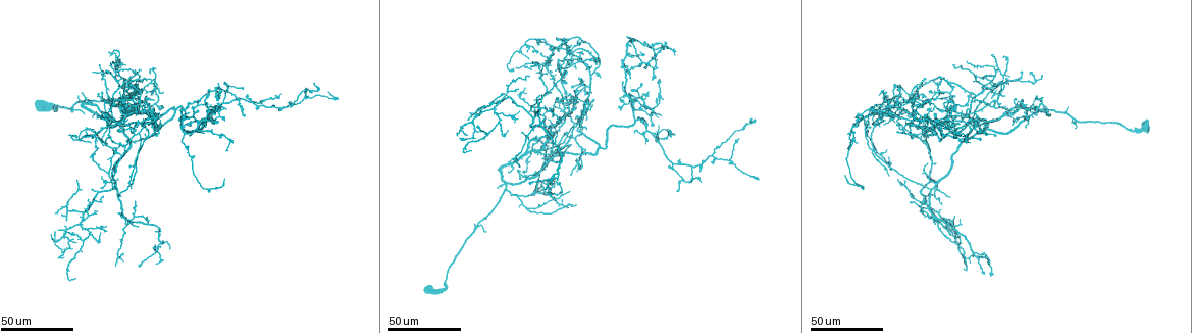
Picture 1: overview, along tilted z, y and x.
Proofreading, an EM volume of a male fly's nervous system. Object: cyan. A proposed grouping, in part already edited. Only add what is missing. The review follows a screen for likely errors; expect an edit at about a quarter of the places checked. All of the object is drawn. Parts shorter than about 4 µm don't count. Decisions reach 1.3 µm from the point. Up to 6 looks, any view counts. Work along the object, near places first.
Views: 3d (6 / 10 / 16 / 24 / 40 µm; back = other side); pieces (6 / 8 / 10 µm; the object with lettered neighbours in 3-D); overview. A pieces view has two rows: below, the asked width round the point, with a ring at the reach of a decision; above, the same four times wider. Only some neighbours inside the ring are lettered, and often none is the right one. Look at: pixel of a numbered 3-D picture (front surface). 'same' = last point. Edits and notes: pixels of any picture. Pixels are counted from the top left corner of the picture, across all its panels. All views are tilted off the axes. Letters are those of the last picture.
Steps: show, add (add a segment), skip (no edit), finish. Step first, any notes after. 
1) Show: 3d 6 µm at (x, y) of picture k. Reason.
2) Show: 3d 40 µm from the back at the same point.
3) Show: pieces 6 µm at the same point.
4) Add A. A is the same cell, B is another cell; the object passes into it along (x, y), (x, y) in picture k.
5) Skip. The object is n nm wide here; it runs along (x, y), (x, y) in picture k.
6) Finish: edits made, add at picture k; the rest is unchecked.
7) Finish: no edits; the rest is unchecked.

Show: 3d 40 µm at (938, 108) of picture 1. Branch stops here.

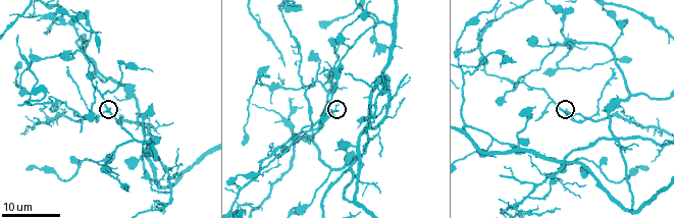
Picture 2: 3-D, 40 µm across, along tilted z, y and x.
Show: pieces 6 µm at (338, 112) of picture 2. See the neighbours.

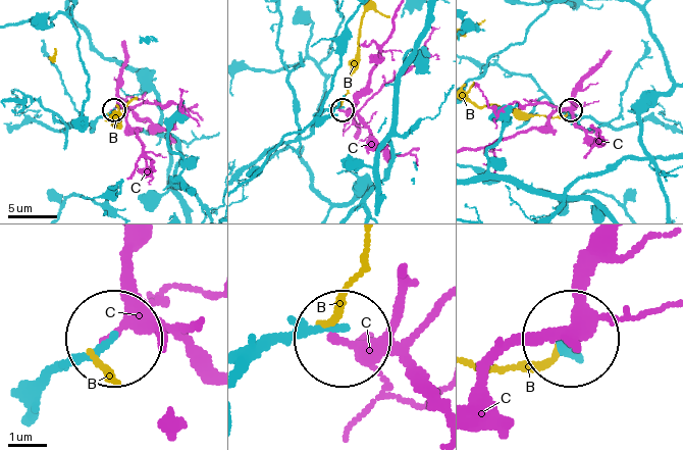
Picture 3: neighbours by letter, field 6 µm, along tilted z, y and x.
Skip. The object is 180 nm wide here; B and C are other cells; none of them fits.

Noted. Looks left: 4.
Show: 3d 40 µm at (884, 125) of picture 1. Tapers out.

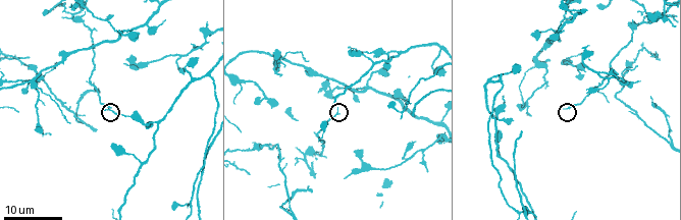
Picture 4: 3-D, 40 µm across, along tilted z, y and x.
Show: pieces 8 µm at (563, 108) of picture 4.

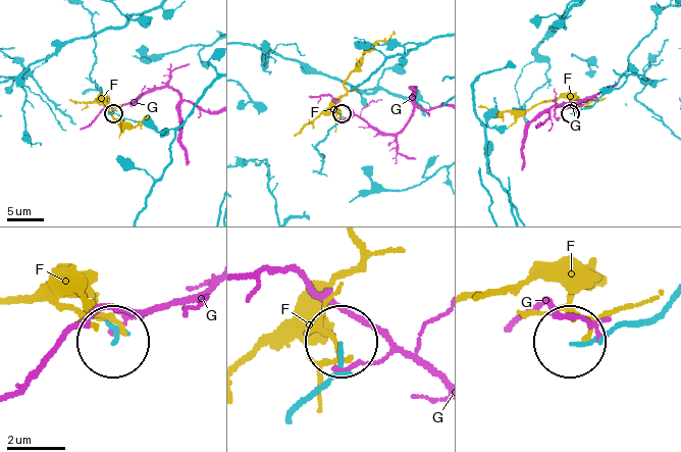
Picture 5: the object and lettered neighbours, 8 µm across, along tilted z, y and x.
Skip. F and G are other cells; no lettered segment goes on from it.

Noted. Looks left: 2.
Show: 3d 40 µm at (188, 145) of picture 1. Thick end.

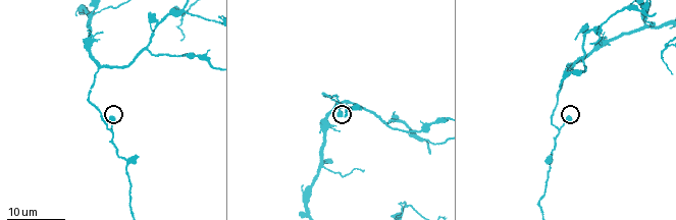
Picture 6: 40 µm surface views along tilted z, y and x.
Show: pieces 6 µm at (567, 116) of picture 6.

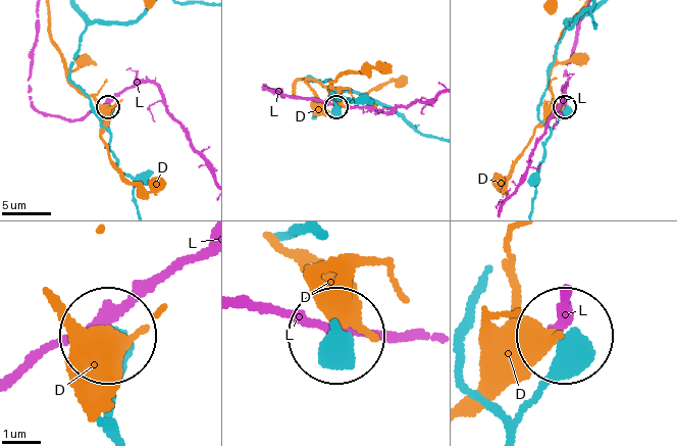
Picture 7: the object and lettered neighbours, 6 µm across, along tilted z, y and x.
Skip. D and L are other cells; none of them fits.

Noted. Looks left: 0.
Finish: no edits; the rest is unchecked.

